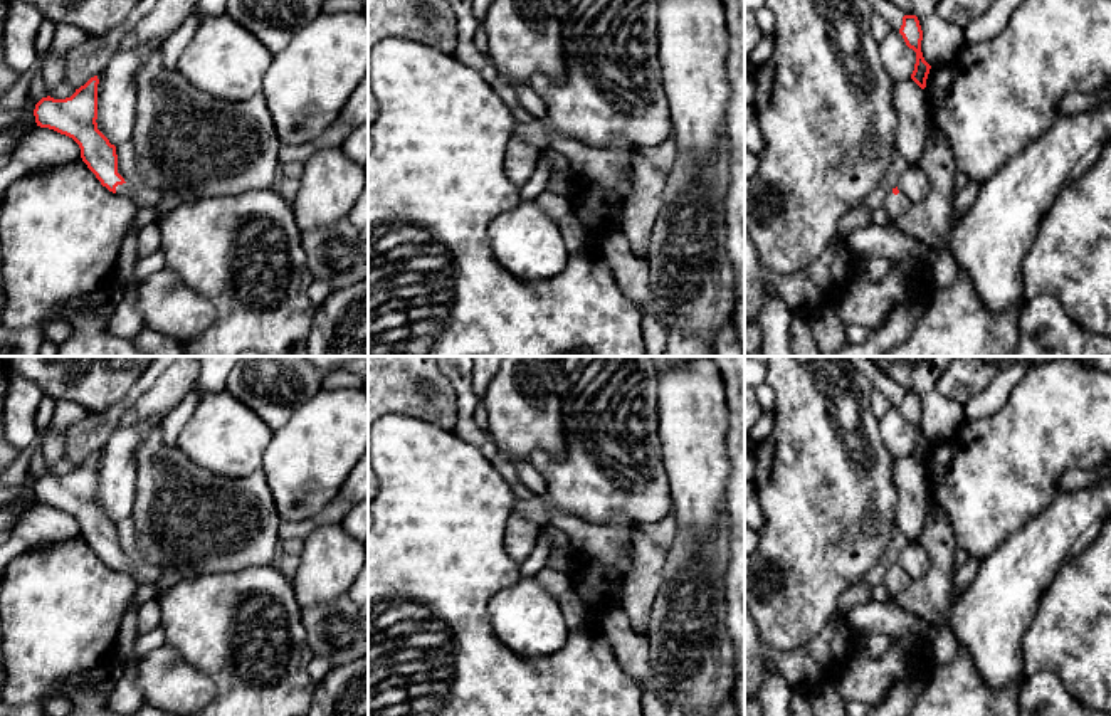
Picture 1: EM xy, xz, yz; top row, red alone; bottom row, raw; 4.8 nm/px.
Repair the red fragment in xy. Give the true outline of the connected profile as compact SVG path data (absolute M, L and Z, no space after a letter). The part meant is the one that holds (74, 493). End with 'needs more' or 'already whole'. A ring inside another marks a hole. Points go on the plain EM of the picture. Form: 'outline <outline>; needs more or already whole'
outline M94 452L71 474L42 474L34 486L35 499L72 514L81 524L82 538L101 561L133 576L133 566L119 548L116 523L97 506L97 461Z; needs more

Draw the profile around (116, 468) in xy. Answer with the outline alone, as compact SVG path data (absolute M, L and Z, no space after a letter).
M151 415L129 427L118 427L97 450L97 506L119 523L131 518L134 506L136 449L145 437L161 424L163 417Z

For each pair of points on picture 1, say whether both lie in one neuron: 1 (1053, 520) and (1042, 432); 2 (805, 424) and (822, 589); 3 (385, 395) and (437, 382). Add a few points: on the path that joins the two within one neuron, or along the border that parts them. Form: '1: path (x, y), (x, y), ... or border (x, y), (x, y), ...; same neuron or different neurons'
1: border (1059, 491), (1021, 526); different neurons
2: path (817, 464), (817, 548); same neuron
3: path (399, 382), (402, 379), (424, 379); same neuron

